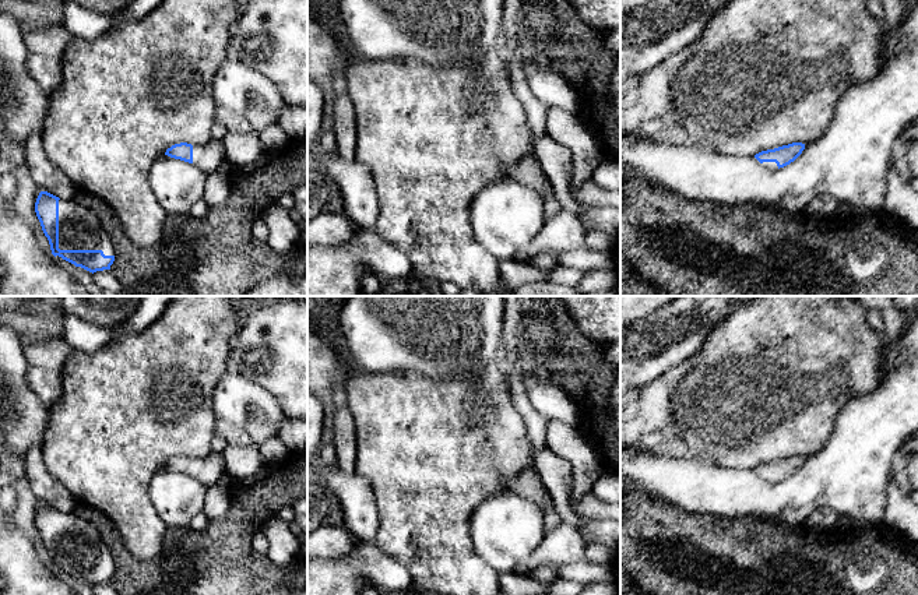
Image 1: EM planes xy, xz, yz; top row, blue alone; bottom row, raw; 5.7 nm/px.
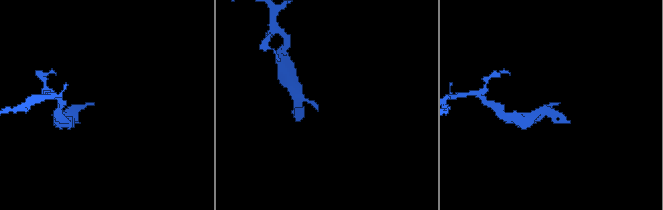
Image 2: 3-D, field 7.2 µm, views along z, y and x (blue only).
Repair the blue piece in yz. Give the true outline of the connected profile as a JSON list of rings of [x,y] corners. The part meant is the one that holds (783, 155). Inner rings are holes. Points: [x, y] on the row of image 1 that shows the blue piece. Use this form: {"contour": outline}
{"contour": [[[792,142],[774,149],[762,151],[755,158],[767,169],[775,170],[794,162],[805,149],[805,144]]]}

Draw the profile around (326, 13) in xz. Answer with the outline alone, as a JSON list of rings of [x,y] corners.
[[[307,0],[307,20],[321,25],[338,42],[347,43],[345,25],[340,15],[340,0]]]

